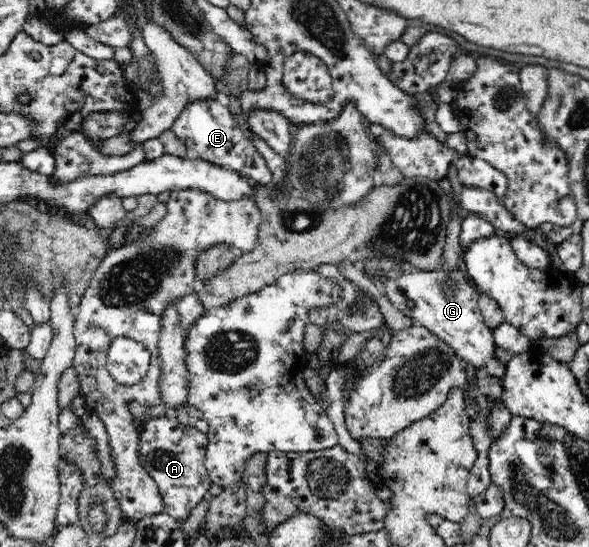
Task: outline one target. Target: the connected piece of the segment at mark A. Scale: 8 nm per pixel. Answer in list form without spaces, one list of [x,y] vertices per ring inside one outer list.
[[[174,416],[149,419],[142,425],[137,455],[148,475],[159,487],[164,509],[178,521],[188,518],[194,507],[210,489],[211,477],[205,466],[205,453],[209,437],[193,425],[182,425]]]

